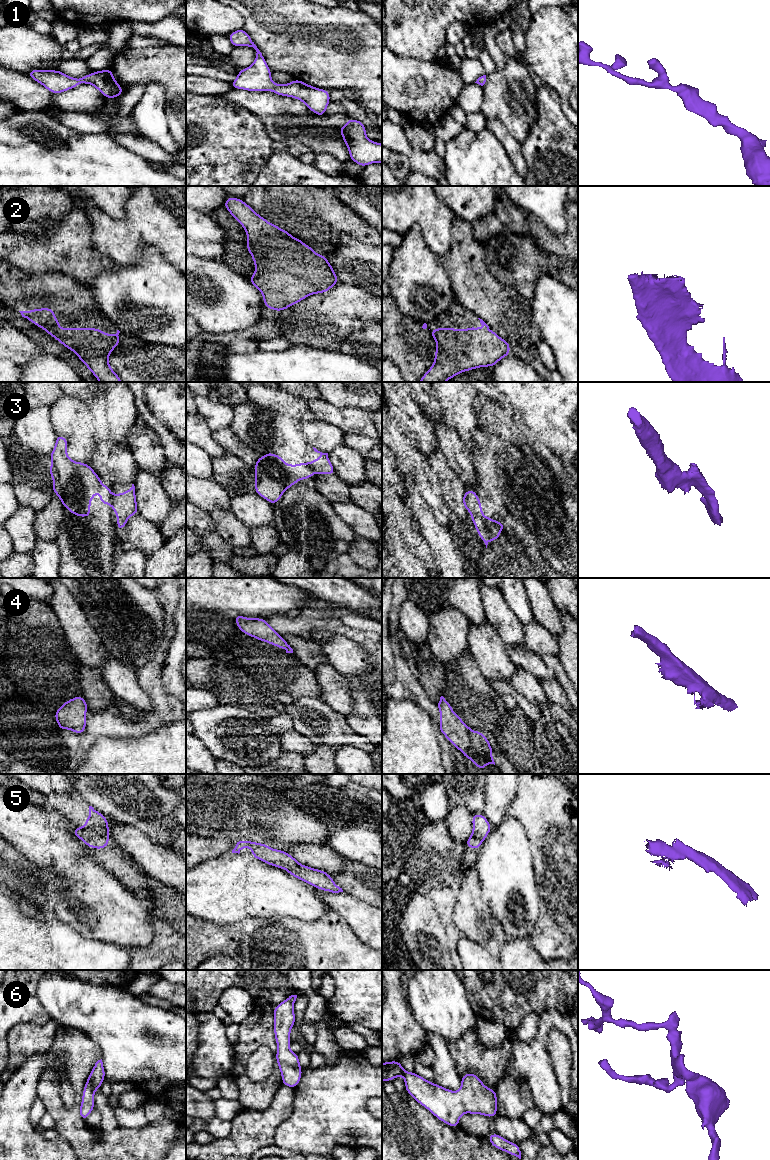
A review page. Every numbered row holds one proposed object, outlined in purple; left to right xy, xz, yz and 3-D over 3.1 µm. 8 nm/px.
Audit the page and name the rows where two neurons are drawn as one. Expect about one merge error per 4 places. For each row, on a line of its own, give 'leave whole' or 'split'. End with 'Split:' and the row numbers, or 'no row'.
1: leave whole
2: leave whole
3: split
4: leave whole
5: split
6: leave whole
Split: 3, 5

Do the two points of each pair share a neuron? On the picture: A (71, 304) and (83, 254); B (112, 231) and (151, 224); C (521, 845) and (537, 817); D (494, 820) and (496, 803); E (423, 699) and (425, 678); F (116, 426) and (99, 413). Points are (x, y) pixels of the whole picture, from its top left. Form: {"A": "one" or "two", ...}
{"A": "two", "B": "one", "C": "two", "D": "one", "E": "two", "F": "two"}

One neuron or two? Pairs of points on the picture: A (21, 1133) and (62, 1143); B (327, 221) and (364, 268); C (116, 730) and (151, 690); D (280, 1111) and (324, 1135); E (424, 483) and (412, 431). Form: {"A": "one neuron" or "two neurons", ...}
{"A": "one neuron", "B": "two neurons", "C": "one neuron", "D": "two neurons", "E": "two neurons"}

